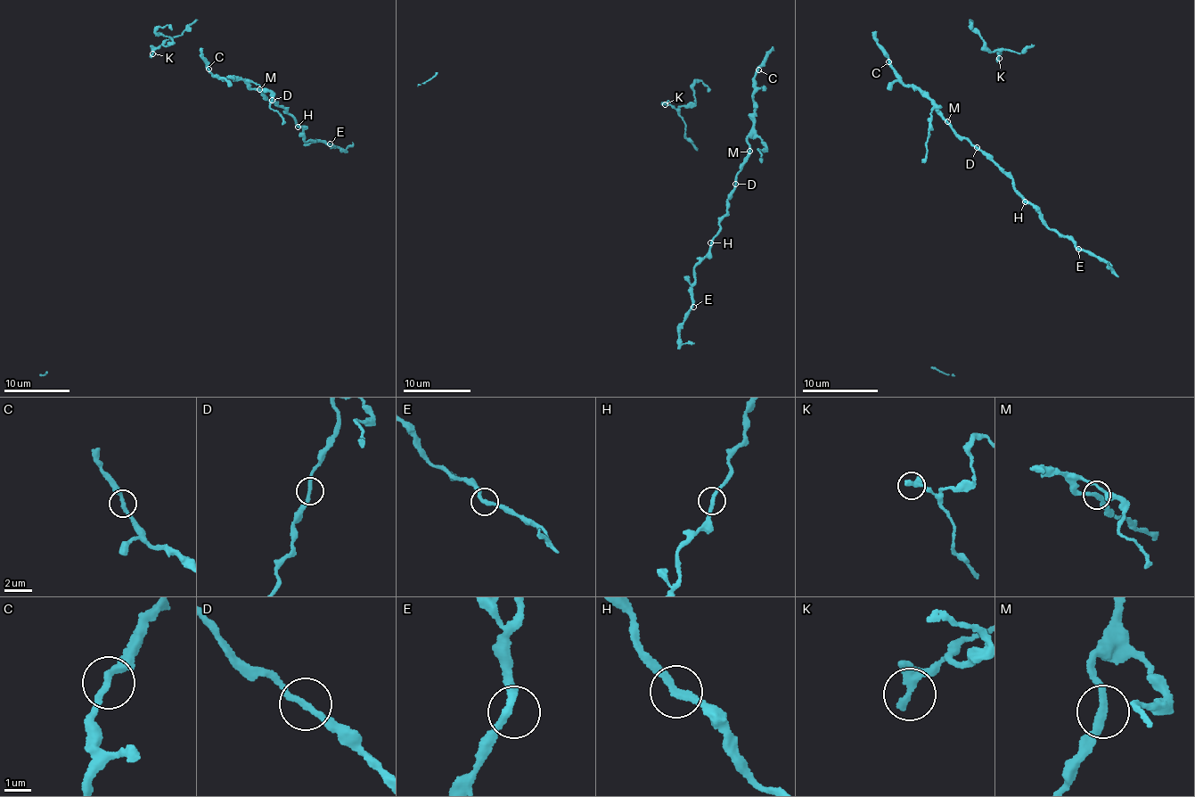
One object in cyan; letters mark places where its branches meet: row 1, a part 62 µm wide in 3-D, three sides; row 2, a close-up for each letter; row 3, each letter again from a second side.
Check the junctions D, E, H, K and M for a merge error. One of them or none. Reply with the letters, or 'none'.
none

